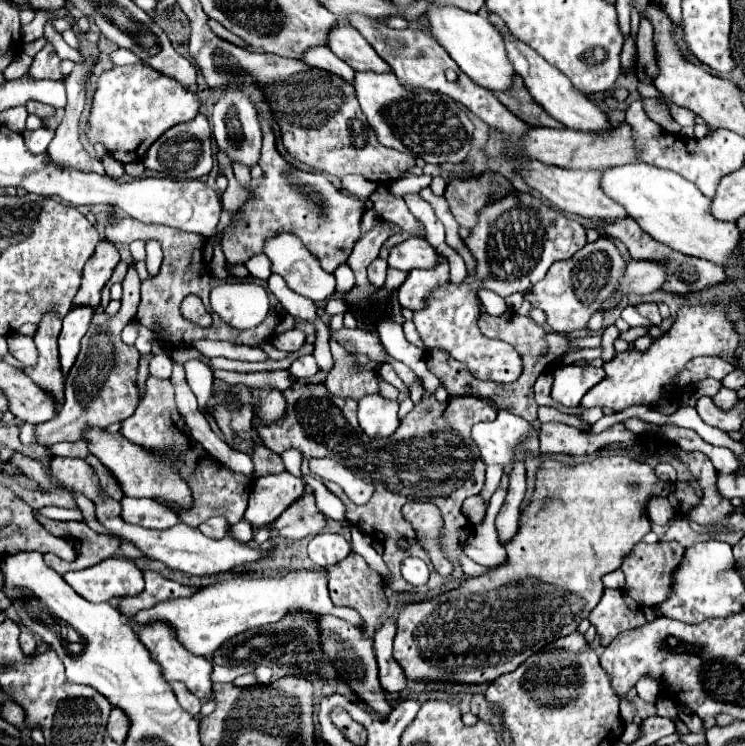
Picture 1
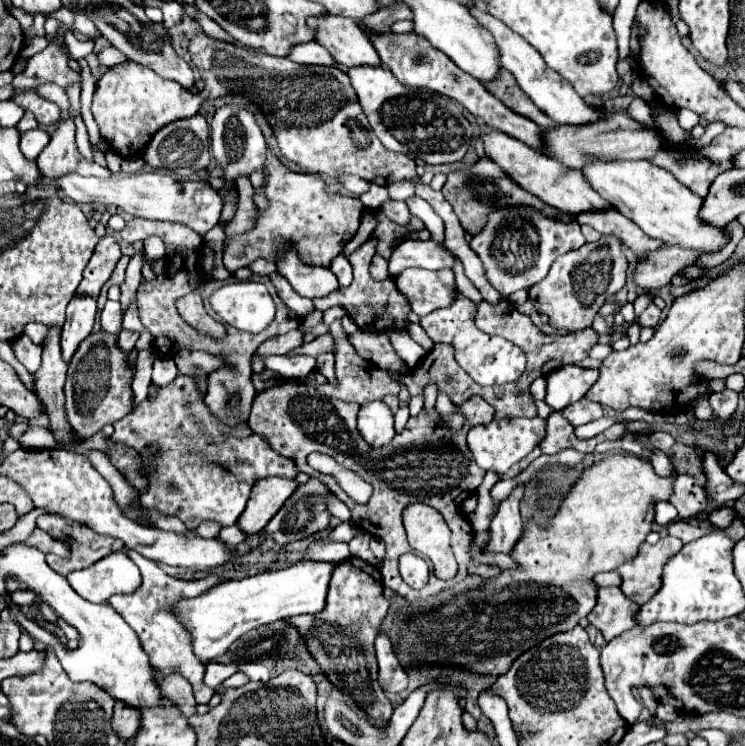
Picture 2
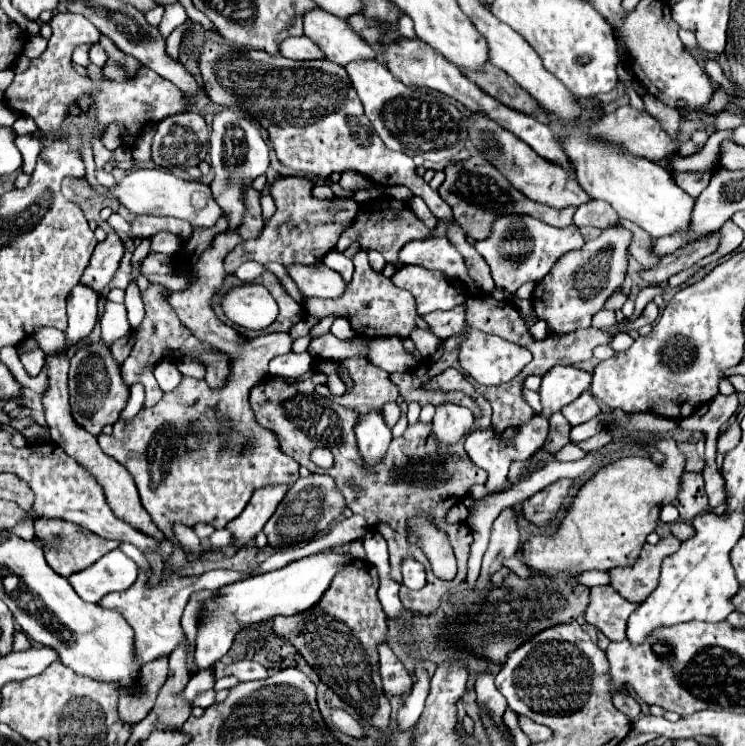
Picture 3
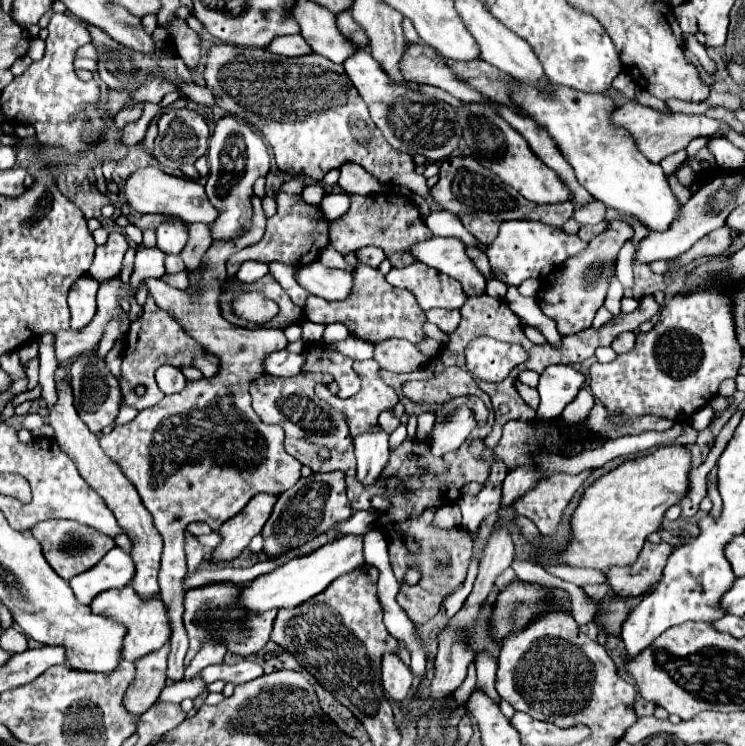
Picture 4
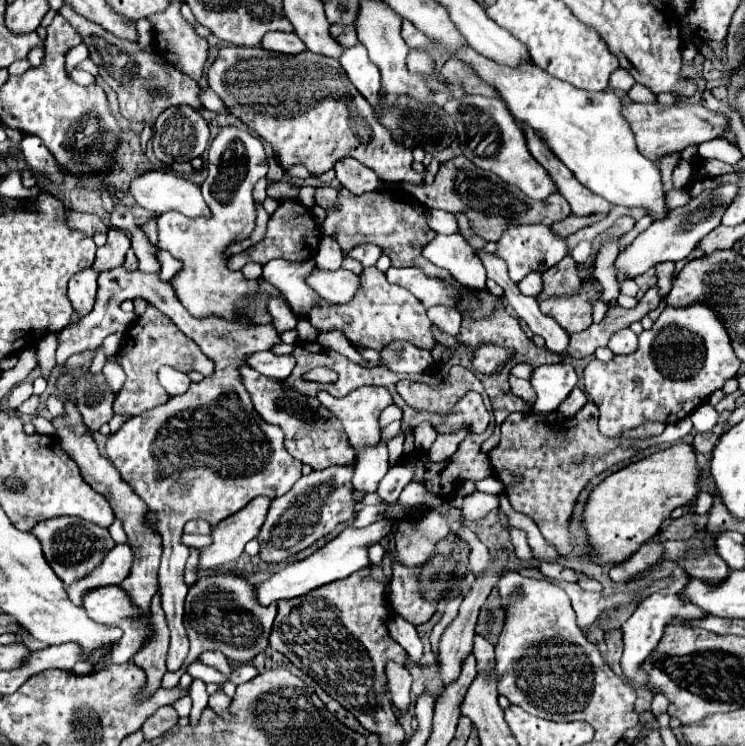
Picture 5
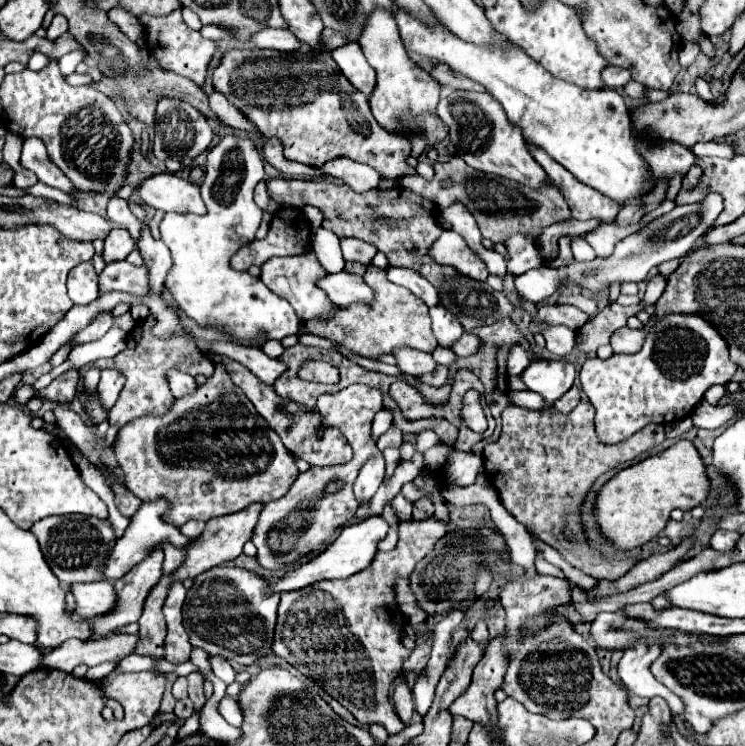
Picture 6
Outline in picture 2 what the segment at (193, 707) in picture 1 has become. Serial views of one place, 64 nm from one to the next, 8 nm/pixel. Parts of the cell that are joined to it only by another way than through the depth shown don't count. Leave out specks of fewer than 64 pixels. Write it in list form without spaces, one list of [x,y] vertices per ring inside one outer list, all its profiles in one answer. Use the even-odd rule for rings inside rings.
[[[172,672],[172,676],[166,676],[160,682],[160,692],[164,692],[164,696],[168,696],[168,700],[176,704],[176,708],[180,708],[184,718],[190,718],[196,712],[192,686],[178,672]]]

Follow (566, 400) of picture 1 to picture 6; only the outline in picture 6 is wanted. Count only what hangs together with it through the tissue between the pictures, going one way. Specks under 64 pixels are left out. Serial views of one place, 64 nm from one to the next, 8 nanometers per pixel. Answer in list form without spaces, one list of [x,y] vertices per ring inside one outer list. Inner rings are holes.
[[[534,360],[530,362],[520,380],[528,390],[538,392],[546,400],[546,408],[552,406],[564,392],[568,392],[574,384],[574,364],[564,360]]]

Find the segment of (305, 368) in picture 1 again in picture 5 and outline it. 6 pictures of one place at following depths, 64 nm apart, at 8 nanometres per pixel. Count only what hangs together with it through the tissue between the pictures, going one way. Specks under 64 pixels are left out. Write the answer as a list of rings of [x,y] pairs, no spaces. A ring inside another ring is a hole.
[[[256,352],[248,358],[250,366],[256,368],[256,372],[260,372],[262,376],[268,376],[268,378],[276,378],[276,380],[282,380],[286,378],[292,368],[294,368],[294,360],[292,356],[274,356],[272,352]]]

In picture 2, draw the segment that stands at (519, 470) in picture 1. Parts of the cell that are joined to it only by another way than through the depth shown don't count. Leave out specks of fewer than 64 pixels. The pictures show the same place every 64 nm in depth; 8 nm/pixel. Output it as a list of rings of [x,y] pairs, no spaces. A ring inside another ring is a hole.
[[[518,486],[498,508],[498,514],[494,516],[490,524],[490,542],[488,550],[490,552],[504,552],[512,554],[514,544],[518,544],[522,536],[522,520],[520,520],[520,510],[518,502],[524,494],[524,486]]]

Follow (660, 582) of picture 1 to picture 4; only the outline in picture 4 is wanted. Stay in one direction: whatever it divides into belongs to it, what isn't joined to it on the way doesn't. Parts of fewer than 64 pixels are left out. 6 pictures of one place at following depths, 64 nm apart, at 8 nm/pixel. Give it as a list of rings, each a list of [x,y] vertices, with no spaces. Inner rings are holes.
[[[646,542],[638,560],[632,566],[610,570],[608,582],[620,596],[638,596],[660,580],[664,564],[670,554],[672,546],[668,542],[660,544]]]

